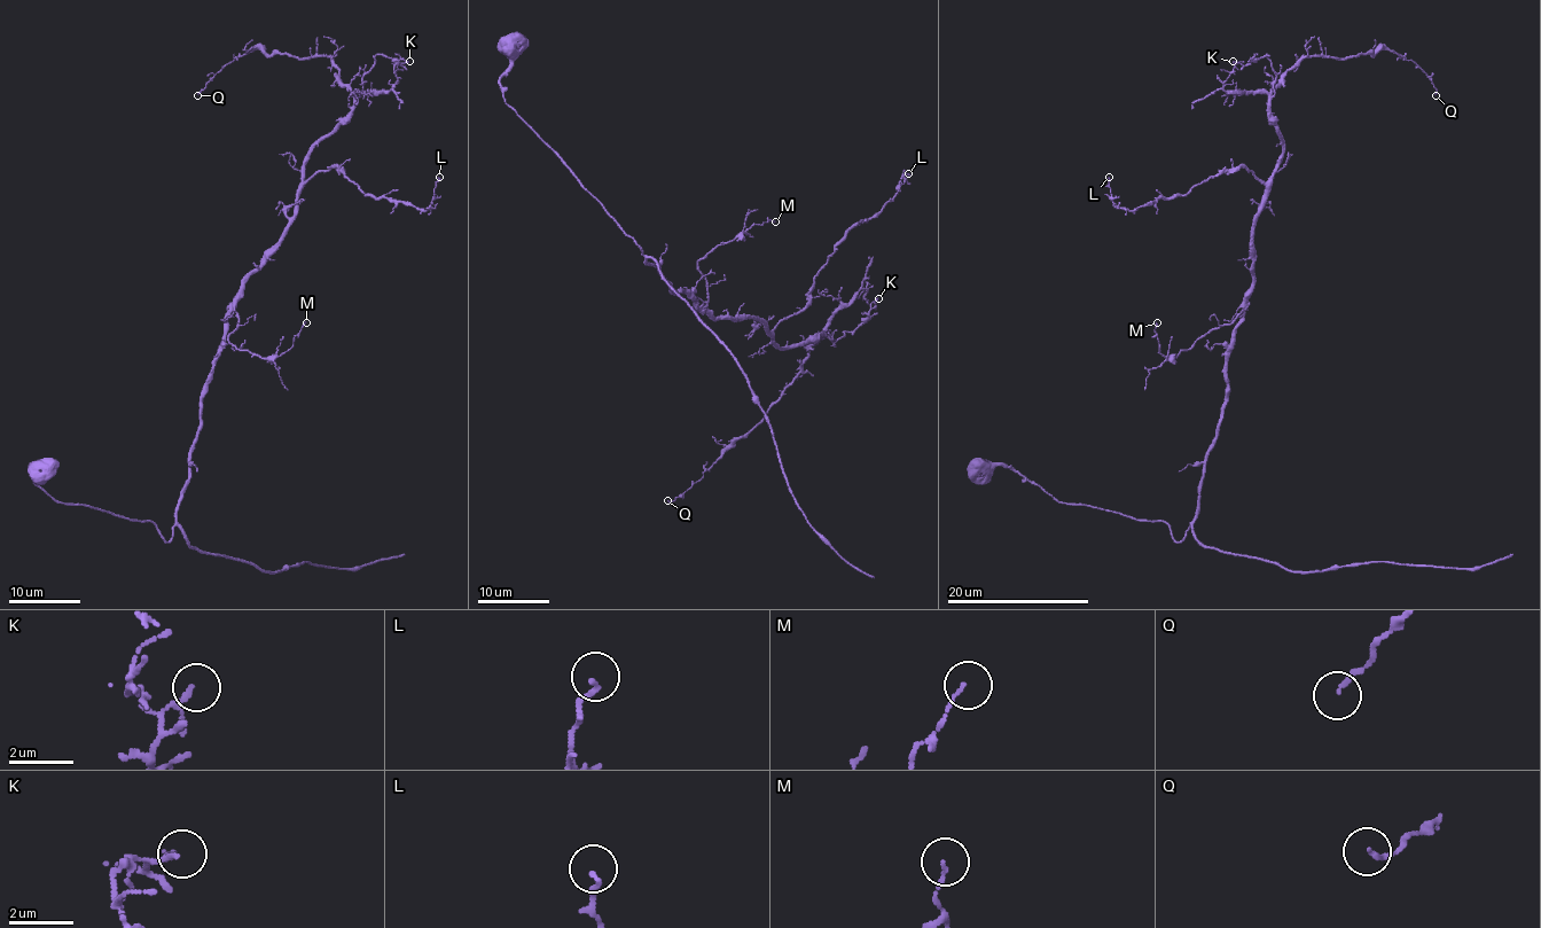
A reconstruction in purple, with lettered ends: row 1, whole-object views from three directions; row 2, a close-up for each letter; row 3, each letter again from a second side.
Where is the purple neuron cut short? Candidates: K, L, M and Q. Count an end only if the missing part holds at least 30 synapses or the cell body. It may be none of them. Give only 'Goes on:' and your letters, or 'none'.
Goes on: none

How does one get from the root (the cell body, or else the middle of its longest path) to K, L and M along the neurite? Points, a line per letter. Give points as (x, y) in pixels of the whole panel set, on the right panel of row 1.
K: (1226, 368), (1252, 287), (1254, 218), (1283, 151), (1268, 96), (1223, 88), (1238, 63), (1233, 61)
L: (1226, 368), (1252, 287), (1265, 186), (1245, 168), (1228, 170), (1128, 210), (1113, 203), (1109, 177)
M: (1226, 368), (1226, 356), (1240, 316), (1229, 325), (1212, 328), (1174, 358), (1160, 352), (1157, 322)

